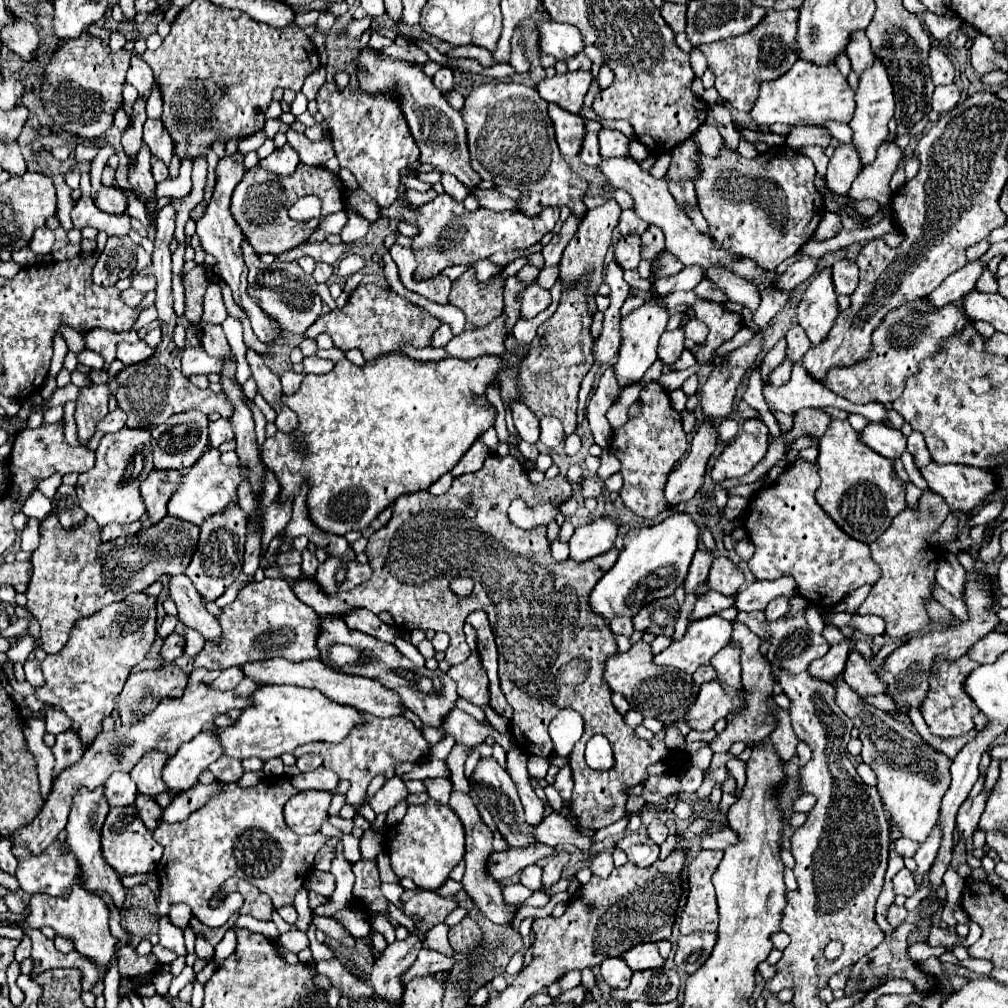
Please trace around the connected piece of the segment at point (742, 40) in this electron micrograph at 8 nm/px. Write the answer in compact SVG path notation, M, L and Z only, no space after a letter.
M769 10L763 22L757 24L751 32L699 46L699 50L707 56L709 68L715 74L715 88L719 96L727 100L735 110L749 112L753 100L757 98L759 82L783 76L791 68L791 64L797 62L797 16L797 10Z

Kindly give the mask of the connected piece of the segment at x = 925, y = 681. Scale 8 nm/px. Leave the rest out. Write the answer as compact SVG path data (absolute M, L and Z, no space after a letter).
M967 574L967 584L965 584L965 604L969 606L969 620L963 624L955 624L947 630L931 630L925 632L921 636L915 636L913 640L905 642L903 646L899 646L895 652L891 652L883 666L879 668L879 678L881 682L887 684L887 696L891 696L895 700L895 704L899 706L899 712L903 716L909 714L909 708L921 708L921 702L925 700L927 692L929 692L929 678L933 674L933 664L937 656L945 656L947 660L951 658L961 658L965 654L967 644L973 644L973 640L979 640L981 636L989 634L997 624L999 618L995 612L989 612L989 606L997 604L999 596L995 592L995 596L987 594L981 584L975 582L975 578L971 574Z

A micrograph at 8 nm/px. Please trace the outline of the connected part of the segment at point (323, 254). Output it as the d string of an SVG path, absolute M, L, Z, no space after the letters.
M315 242L315 244L301 244L299 248L293 248L293 252L285 252L277 256L277 260L297 260L301 256L313 256L315 262L329 262L335 264L343 252L347 250L347 244L331 246L329 242Z

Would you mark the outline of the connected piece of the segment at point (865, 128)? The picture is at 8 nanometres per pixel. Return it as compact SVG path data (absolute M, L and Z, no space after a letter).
M875 58L875 64L873 68L869 68L869 72L863 72L861 74L861 80L859 80L859 88L855 92L855 112L853 112L853 118L849 122L849 128L853 130L853 146L857 148L857 154L861 158L861 164L867 166L869 162L875 160L877 156L877 150L879 146L885 142L885 138L889 136L889 120L893 118L895 114L895 100L893 100L893 86L889 84L889 78L887 78L887 72L885 68L881 68L881 62L877 62Z

